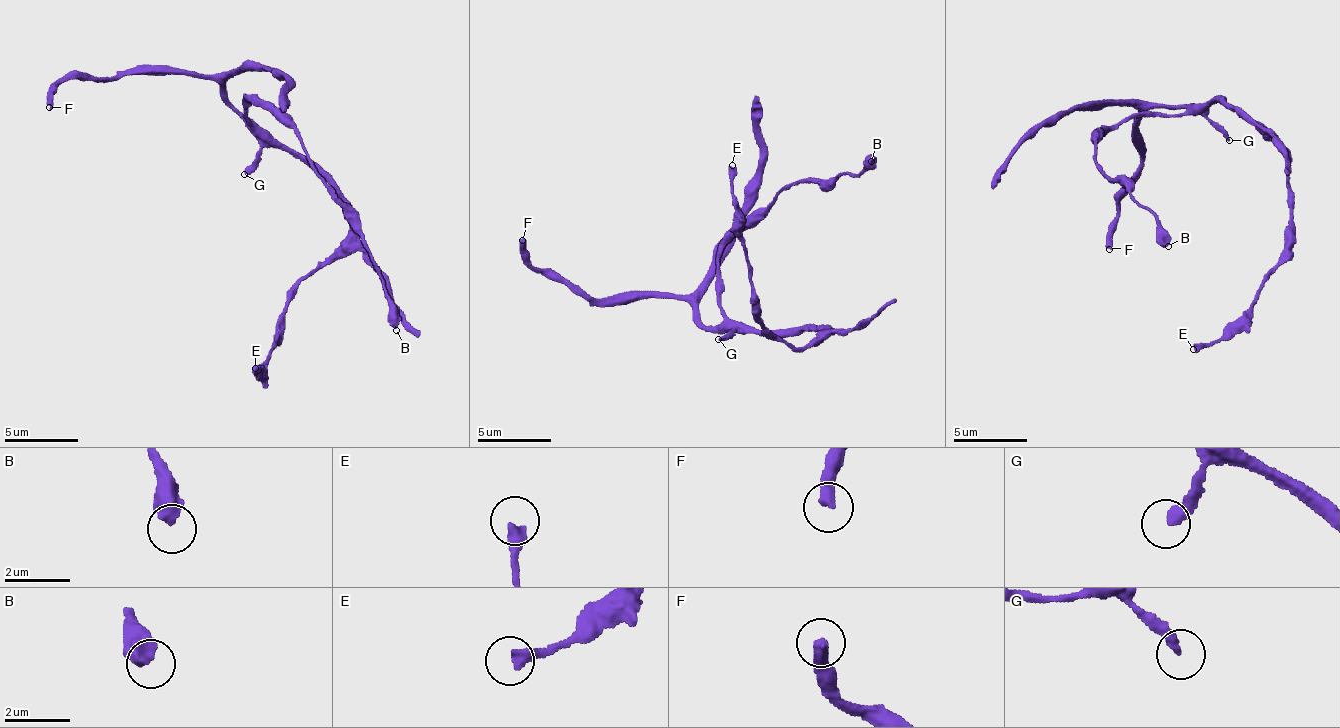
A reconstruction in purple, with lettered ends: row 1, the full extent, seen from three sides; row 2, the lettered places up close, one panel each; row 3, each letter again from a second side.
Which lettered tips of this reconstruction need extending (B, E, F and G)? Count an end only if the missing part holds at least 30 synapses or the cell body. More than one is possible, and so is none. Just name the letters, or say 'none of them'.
F

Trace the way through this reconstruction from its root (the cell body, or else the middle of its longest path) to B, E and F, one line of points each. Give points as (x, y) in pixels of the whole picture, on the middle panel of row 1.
B: (747, 328), (721, 310), (718, 257), (736, 228), (789, 182), (856, 175), (864, 158), (871, 161)
E: (747, 328), (825, 331), (796, 346), (763, 325), (732, 165)
F: (747, 328), (703, 325), (684, 299), (588, 298), (581, 287), (537, 270), (522, 240)

